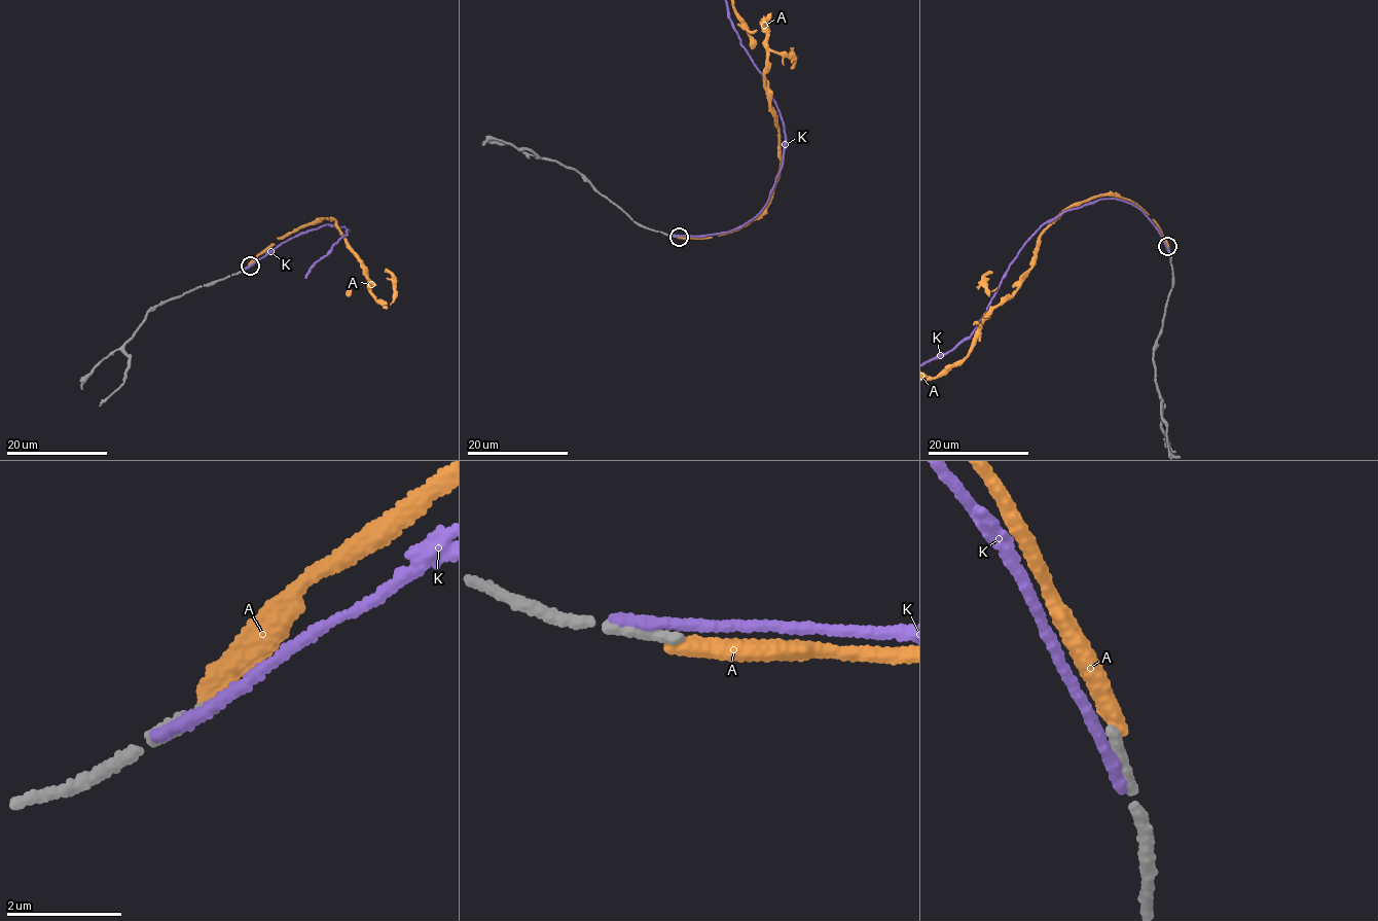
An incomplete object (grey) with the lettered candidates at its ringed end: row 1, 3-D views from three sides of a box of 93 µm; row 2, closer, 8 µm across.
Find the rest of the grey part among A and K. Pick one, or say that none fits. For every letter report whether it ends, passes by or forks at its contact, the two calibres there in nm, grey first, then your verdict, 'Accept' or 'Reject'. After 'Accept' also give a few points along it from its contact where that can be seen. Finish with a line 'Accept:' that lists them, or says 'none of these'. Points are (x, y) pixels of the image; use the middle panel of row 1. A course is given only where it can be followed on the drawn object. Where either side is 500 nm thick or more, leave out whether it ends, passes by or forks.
A: It ends there. Thickness 240 nm (grey) against 360 nm. Reject
K: It ends there. Thickness 280 nm (grey) against 240 nm. Reject
Accept: none of these

